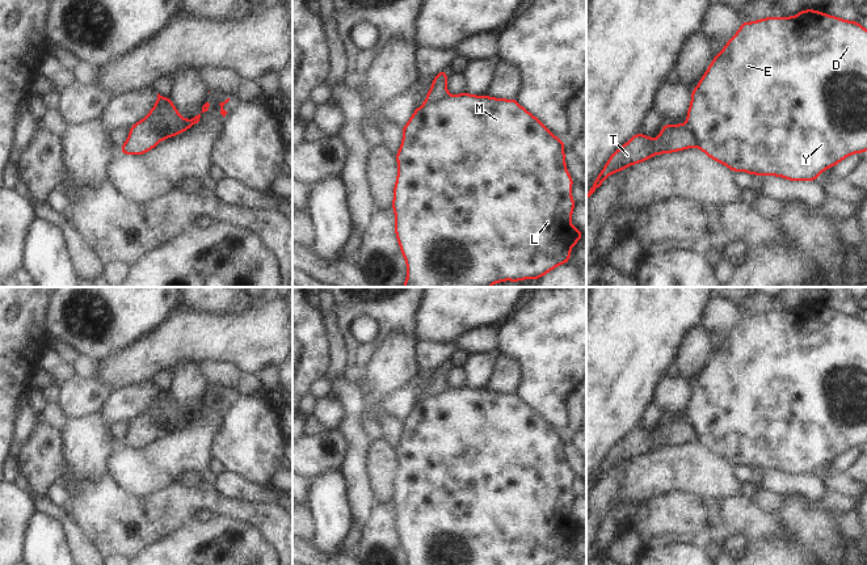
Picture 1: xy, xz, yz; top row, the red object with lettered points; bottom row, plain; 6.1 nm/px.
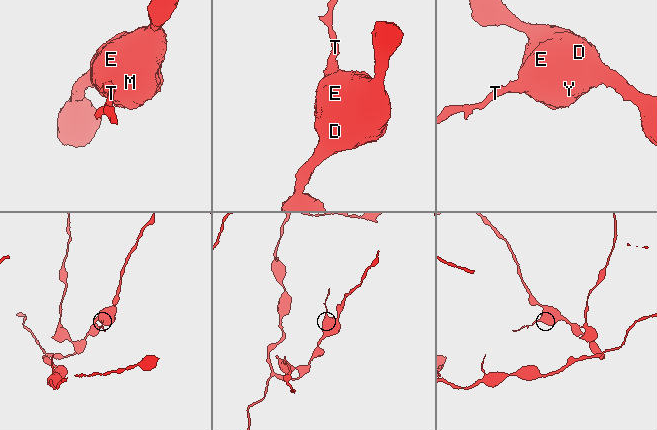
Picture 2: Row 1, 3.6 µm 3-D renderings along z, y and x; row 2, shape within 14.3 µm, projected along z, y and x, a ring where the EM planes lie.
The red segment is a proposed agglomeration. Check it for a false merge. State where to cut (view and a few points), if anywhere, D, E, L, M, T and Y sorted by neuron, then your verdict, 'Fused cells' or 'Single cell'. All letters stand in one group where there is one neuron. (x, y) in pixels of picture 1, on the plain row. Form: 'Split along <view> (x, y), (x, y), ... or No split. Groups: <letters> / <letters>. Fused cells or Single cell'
Split along xy (142, 413), (161, 431). Groups: D E L M Y / T. Fused cells.

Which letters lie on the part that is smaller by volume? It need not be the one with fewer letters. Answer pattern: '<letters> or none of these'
T.

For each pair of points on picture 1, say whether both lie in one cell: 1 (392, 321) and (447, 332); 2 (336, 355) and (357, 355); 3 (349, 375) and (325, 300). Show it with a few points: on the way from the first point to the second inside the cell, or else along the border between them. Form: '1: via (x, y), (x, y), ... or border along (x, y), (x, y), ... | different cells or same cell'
1: border along (421, 300), (416, 312), (416, 332), (413, 334) | different cells
2: border along (337, 327), (346, 351), (344, 376) | different cells
3: border along (335, 300), (335, 311), (332, 313) | different cells

